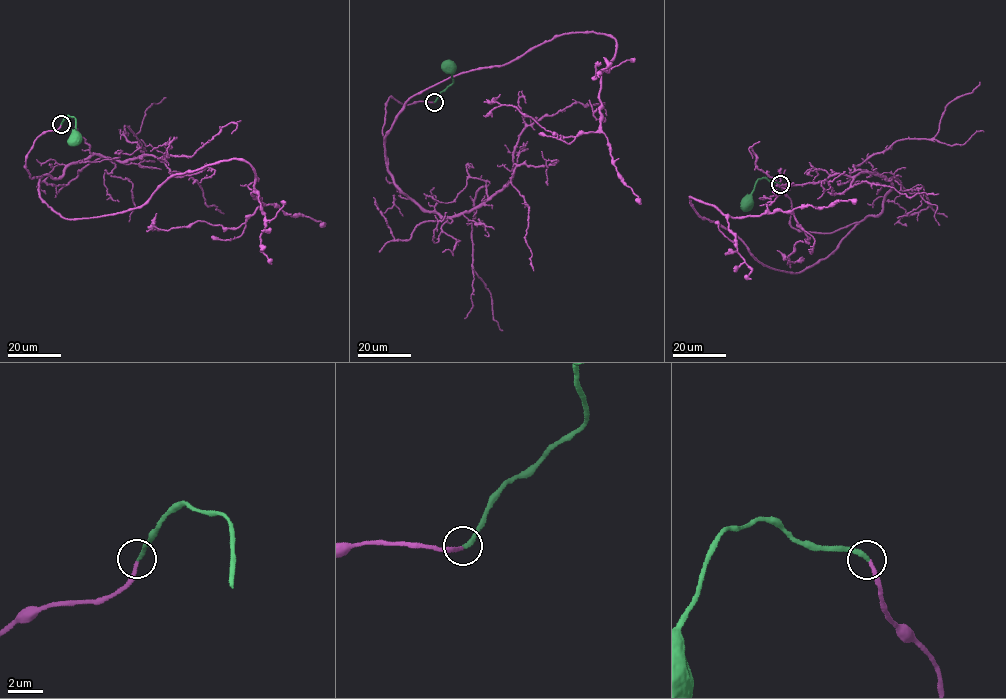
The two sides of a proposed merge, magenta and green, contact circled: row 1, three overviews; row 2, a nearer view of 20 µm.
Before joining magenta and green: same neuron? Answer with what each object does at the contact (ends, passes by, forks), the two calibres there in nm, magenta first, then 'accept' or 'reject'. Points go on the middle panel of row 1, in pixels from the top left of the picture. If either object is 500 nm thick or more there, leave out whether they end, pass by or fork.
magenta ends there; green ends there; 200 nm thick on the magenta side, 260 nm on the other; accept

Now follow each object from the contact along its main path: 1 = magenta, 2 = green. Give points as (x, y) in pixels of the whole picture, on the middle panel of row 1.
1: (434, 102), (388, 99), (387, 163), (411, 97), (565, 34), (614, 39), (596, 131), (554, 135), (500, 94)
2: (434, 101), (453, 82), (447, 66)

